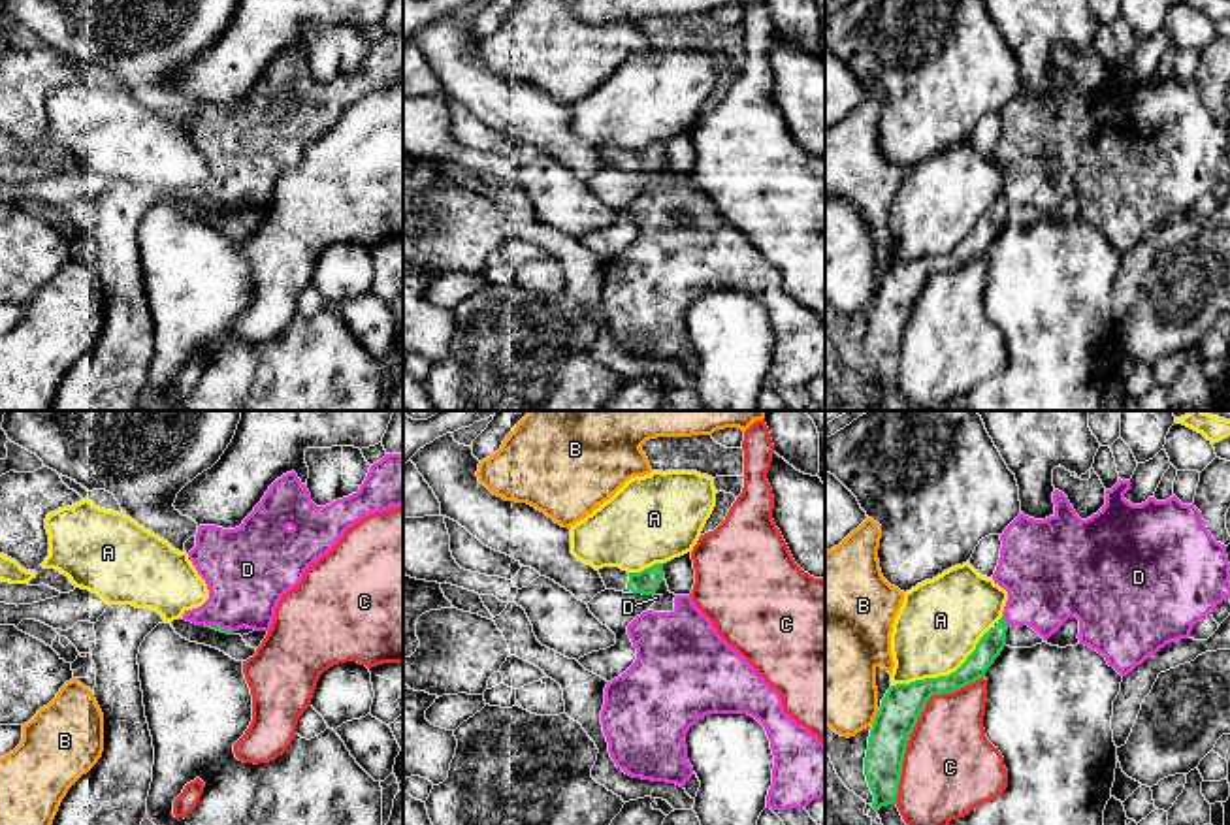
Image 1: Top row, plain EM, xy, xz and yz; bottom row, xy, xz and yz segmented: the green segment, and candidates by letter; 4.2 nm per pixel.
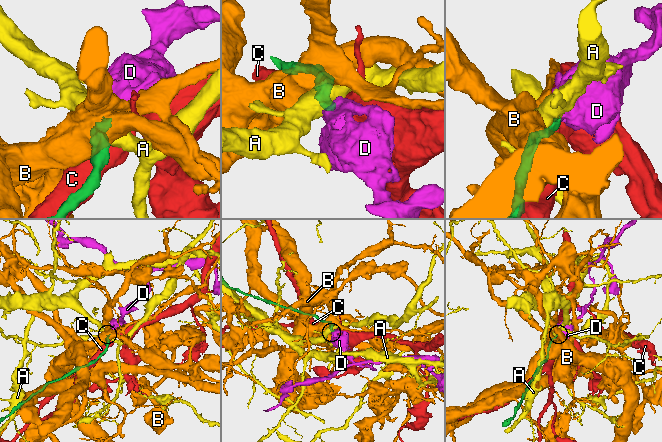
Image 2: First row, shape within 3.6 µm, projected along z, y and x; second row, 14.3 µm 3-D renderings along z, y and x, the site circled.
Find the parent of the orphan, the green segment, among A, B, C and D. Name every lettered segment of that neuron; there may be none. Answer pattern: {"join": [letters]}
{"join": ["D"]}

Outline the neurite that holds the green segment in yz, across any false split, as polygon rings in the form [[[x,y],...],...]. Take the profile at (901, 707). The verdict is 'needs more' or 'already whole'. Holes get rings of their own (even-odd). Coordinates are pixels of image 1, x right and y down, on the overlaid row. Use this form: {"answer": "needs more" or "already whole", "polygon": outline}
{"answer": "needs more", "polygon": [[[1119,478],[1111,490],[1106,490],[1106,505],[1087,520],[1081,520],[1068,497],[1055,490],[1053,516],[1034,520],[1021,512],[1004,529],[1000,559],[993,574],[995,584],[1008,591],[998,625],[979,639],[955,672],[891,686],[882,699],[865,757],[865,776],[876,812],[897,804],[906,746],[927,701],[983,678],[1004,650],[1010,627],[1028,625],[1047,640],[1076,616],[1079,644],[1102,654],[1109,667],[1126,676],[1166,644],[1189,639],[1204,616],[1230,599],[1226,546],[1211,537],[1194,503],[1183,505],[1172,495],[1166,501],[1149,497],[1141,505],[1132,505],[1125,499],[1128,490],[1130,480]]]}

